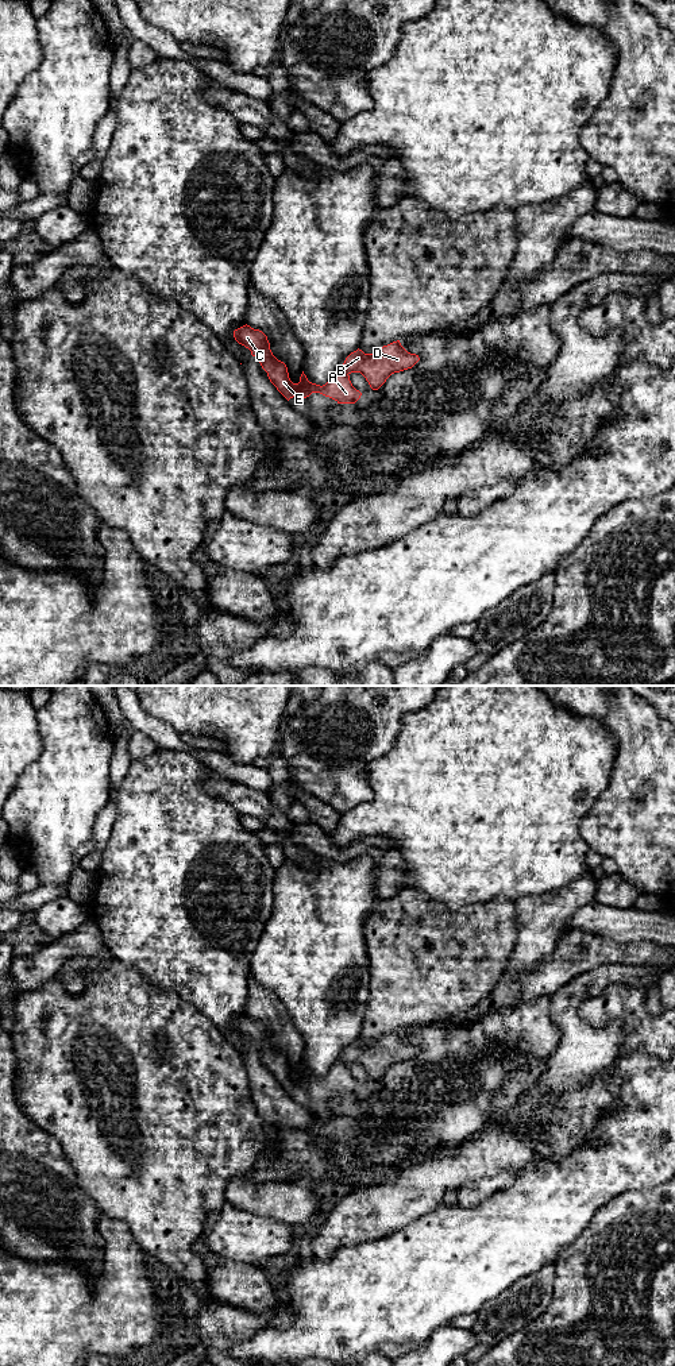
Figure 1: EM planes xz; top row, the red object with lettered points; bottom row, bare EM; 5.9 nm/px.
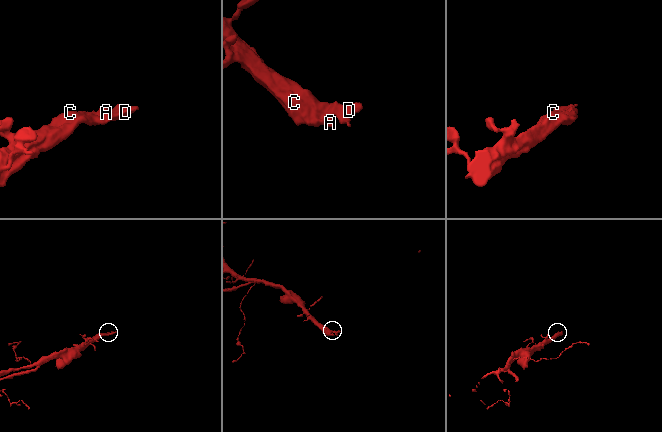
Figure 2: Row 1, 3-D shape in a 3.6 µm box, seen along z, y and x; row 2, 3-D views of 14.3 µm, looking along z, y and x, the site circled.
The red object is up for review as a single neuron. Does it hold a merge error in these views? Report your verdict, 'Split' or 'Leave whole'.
Split

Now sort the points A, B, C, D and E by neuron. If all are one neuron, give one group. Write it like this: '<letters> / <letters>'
A C E / B D

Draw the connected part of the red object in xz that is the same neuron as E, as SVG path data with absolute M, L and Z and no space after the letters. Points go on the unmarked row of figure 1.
M246 1015L234 1022L234 1029L259 1051L270 1073L288 1092L293 1088L306 1089L312 1084L320 1084L335 1091L338 1095L355 1095L362 1087L352 1077L350 1066L344 1061L335 1064L323 1077L309 1073L304 1062L300 1073L293 1074L286 1056L273 1046L267 1027L259 1020L254 1020Z

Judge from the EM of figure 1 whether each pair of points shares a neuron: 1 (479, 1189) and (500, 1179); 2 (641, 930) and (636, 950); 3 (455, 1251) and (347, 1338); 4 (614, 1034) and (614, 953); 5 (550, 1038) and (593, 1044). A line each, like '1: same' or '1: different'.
1: same
2: different
3: same
4: different
5: different

